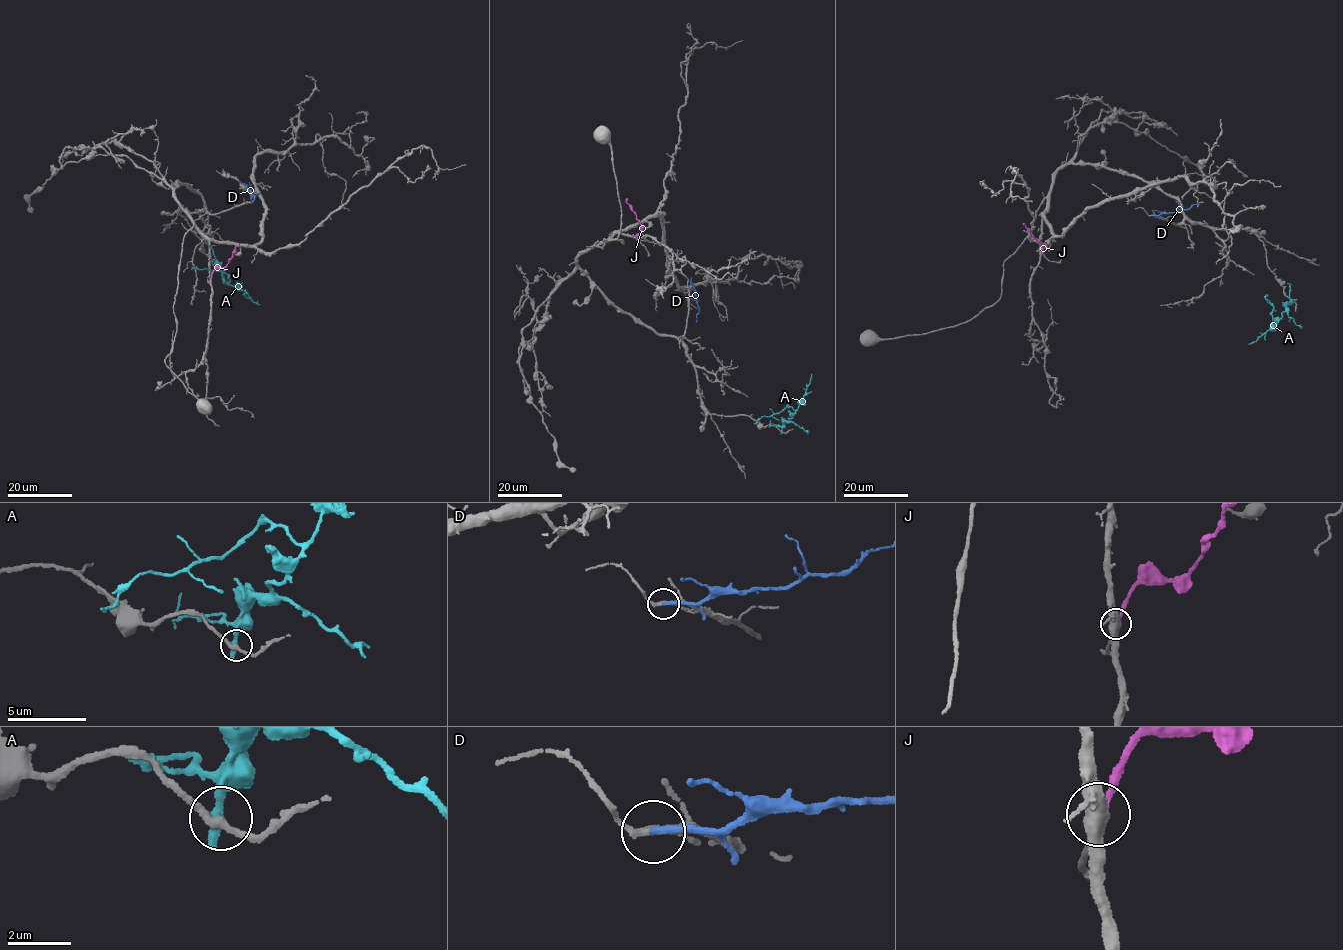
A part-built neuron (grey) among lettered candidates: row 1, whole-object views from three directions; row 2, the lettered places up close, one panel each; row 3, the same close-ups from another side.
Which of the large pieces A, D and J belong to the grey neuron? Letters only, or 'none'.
D

